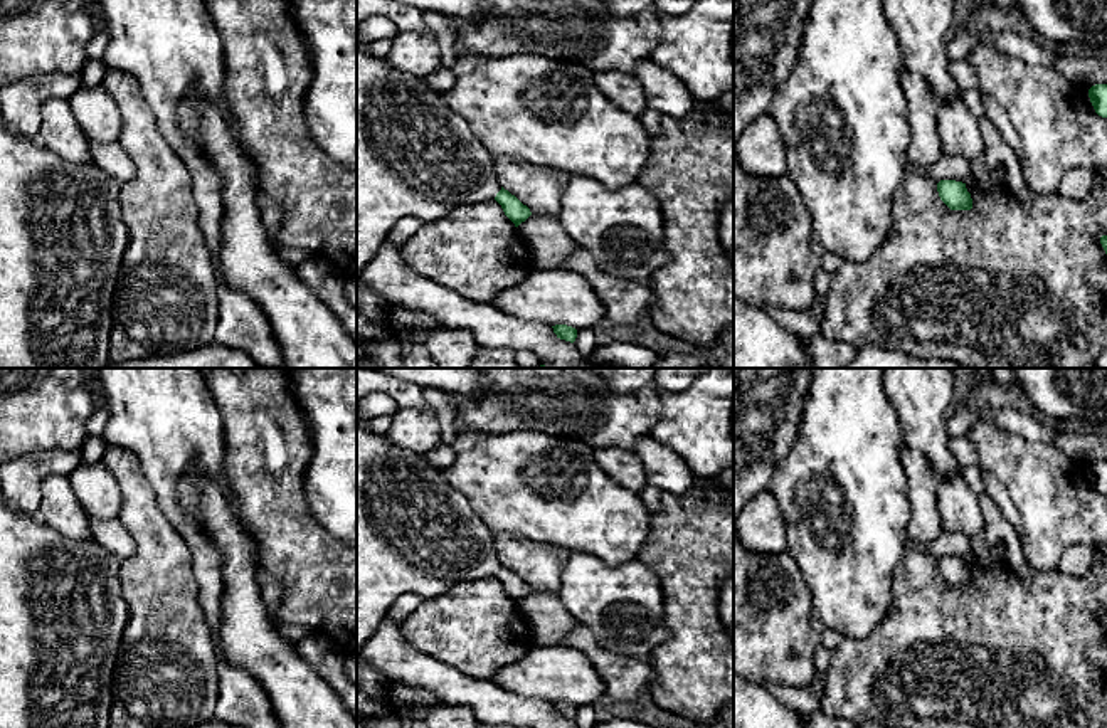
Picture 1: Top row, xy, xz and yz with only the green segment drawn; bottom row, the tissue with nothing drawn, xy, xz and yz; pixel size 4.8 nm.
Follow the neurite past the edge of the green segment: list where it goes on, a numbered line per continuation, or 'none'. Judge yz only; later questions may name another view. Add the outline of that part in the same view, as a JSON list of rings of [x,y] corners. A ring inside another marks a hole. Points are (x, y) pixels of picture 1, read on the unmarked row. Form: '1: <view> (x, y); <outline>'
none

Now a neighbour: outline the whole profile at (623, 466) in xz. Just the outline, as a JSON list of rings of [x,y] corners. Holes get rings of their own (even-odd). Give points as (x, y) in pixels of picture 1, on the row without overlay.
[[[601,447],[596,449],[596,461],[624,489],[639,493],[648,484],[644,464],[633,451]]]

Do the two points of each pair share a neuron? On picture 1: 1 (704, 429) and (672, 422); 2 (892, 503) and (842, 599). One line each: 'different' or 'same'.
1: same
2: same

